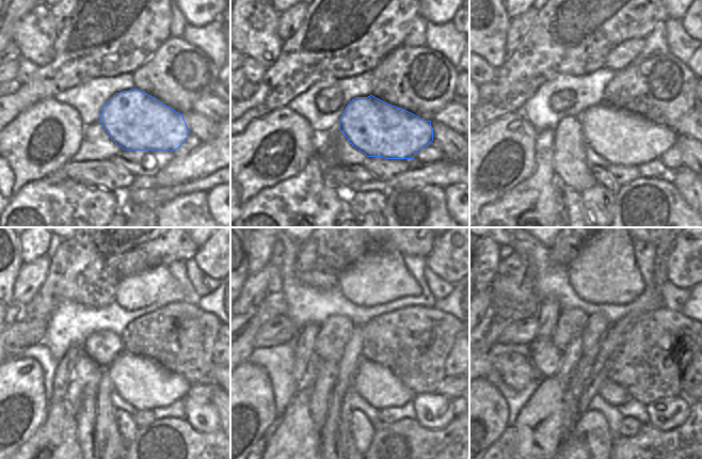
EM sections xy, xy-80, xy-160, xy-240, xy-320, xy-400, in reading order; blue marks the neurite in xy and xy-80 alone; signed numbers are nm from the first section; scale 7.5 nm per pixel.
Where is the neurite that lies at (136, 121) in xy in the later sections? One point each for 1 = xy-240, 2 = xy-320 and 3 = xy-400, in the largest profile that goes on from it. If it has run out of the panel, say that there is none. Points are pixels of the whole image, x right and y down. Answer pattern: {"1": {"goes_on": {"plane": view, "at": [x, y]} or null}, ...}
{"1": {"goes_on": {"plane": "xy-240", "at": [142, 382]}}, "2": {"goes_on": {"plane": "xy-320", "at": [376, 383]}}, "3": {"goes_on": {"plane": "xy-400", "at": [613, 394]}}}

